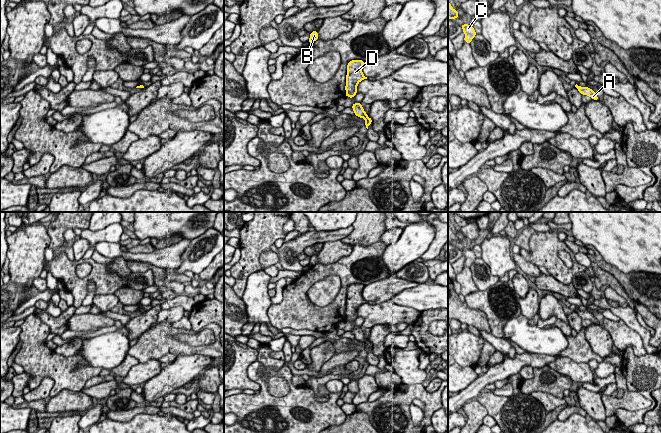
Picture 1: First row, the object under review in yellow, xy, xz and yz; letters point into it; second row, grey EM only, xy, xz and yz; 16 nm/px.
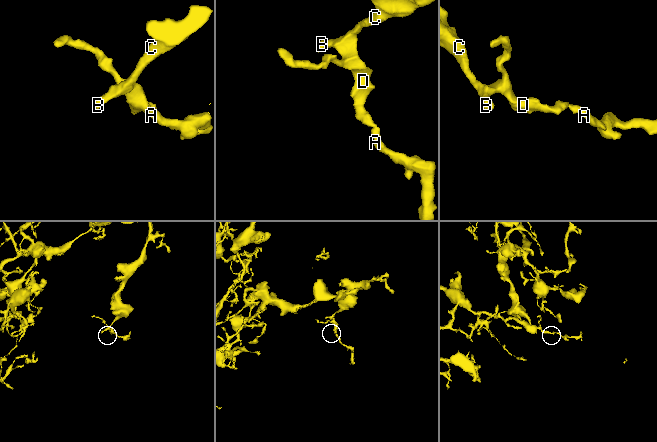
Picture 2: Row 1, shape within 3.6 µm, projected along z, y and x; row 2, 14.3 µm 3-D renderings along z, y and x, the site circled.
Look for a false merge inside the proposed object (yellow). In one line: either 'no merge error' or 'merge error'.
no merge error

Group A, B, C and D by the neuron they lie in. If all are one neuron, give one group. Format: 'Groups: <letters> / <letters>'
Groups: A B C D

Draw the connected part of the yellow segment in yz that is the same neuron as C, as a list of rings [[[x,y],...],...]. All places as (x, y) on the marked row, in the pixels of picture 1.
[[[463,24],[463,25],[461,25],[461,27],[463,29],[463,32],[465,33],[464,41],[470,44],[470,42],[476,35],[476,32],[475,32],[473,26],[471,26],[470,24],[469,25]]]

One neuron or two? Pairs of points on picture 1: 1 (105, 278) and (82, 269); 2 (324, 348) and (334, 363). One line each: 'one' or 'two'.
1: two
2: two

